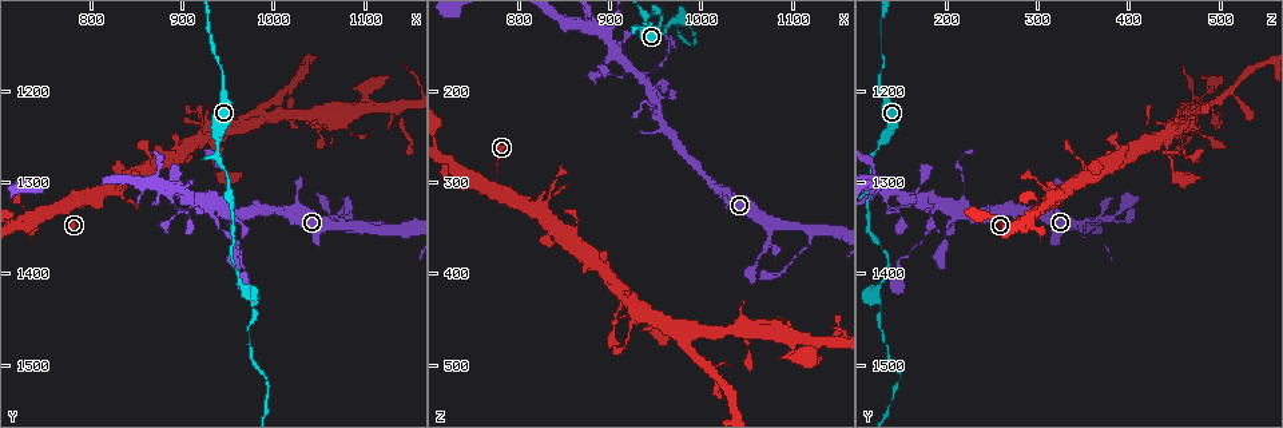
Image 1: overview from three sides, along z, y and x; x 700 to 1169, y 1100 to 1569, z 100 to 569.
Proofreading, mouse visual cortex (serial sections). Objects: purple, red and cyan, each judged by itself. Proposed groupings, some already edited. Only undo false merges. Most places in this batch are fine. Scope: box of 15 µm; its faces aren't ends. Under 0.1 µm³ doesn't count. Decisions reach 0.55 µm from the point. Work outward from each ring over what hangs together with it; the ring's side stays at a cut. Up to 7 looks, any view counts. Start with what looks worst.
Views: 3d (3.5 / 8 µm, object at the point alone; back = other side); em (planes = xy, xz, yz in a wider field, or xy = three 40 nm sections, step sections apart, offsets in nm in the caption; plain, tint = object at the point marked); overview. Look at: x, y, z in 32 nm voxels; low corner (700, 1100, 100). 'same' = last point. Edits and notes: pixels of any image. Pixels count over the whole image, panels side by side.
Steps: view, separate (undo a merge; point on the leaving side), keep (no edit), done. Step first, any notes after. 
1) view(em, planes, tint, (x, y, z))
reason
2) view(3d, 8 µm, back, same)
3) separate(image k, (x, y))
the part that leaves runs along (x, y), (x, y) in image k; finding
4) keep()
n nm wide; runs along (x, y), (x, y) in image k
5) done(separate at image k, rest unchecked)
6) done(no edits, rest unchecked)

view(3d, 8 µm, (935, 1320, 185))
small branch off a trunk

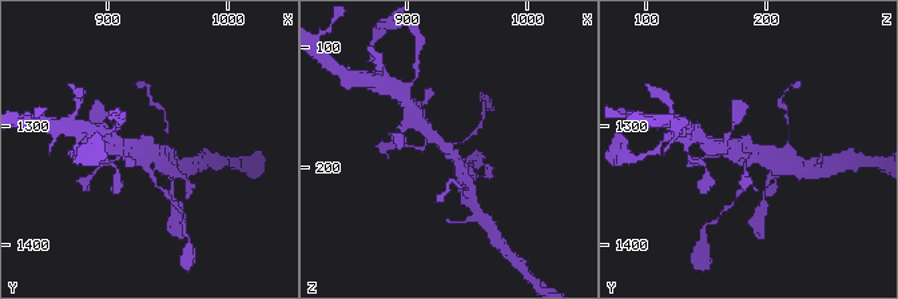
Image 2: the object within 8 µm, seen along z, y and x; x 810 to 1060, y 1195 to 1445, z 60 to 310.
view(em, xy, step 2, tint, (936, 1326, 186))
3 arms; arms of 150, 350, 450 nm

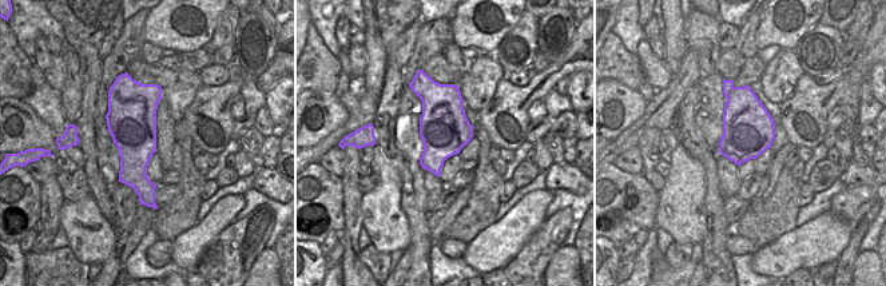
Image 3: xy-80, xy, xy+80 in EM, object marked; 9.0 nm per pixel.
keep()
runs along (467, 182), (457, 159), (421, 124) in image 2; all the same cell

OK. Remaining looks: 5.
view(3d, 3.5 µm, (975, 1235, 460))
three-way junction

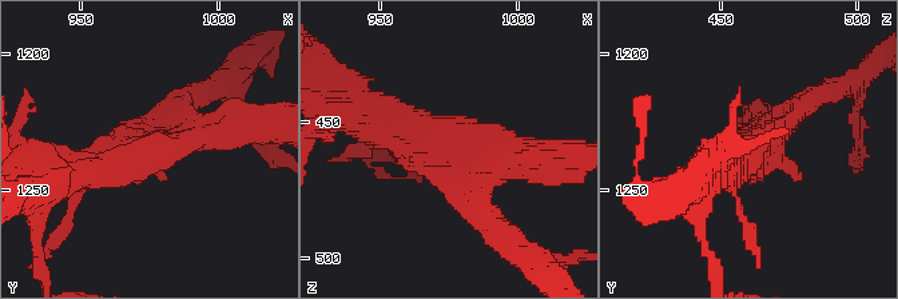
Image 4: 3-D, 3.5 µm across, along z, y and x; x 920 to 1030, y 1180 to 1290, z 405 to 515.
view(em, xy, step 3, tint, (973, 1237, 460))

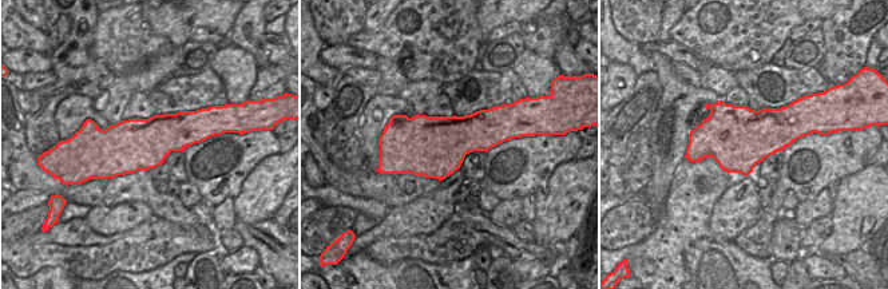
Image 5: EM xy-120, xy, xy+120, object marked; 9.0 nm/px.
keep()
runs along (72, 175), (231, 131) in image 4; all the same cell

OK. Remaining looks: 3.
view(3d, 3.5 µm, (1080, 1345, 345))

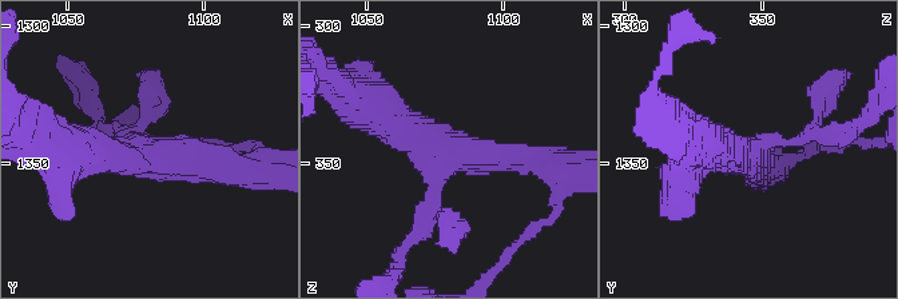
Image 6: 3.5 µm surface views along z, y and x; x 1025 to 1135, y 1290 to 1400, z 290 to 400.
view(em, xy, step 5, tint, (1076, 1347, 344))
3 arms; arms of 200, 400, 450 nm; need the tissue

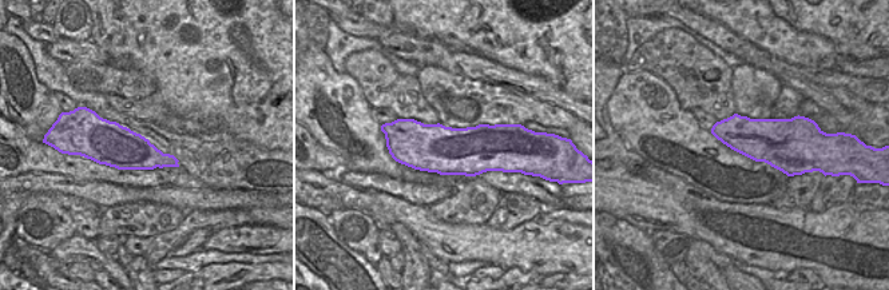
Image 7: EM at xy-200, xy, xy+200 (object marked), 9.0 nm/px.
keep()
runs along (346, 92), (445, 151), (527, 158) in image 6; all the same cell

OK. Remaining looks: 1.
done(no edits, rest unchecked)

